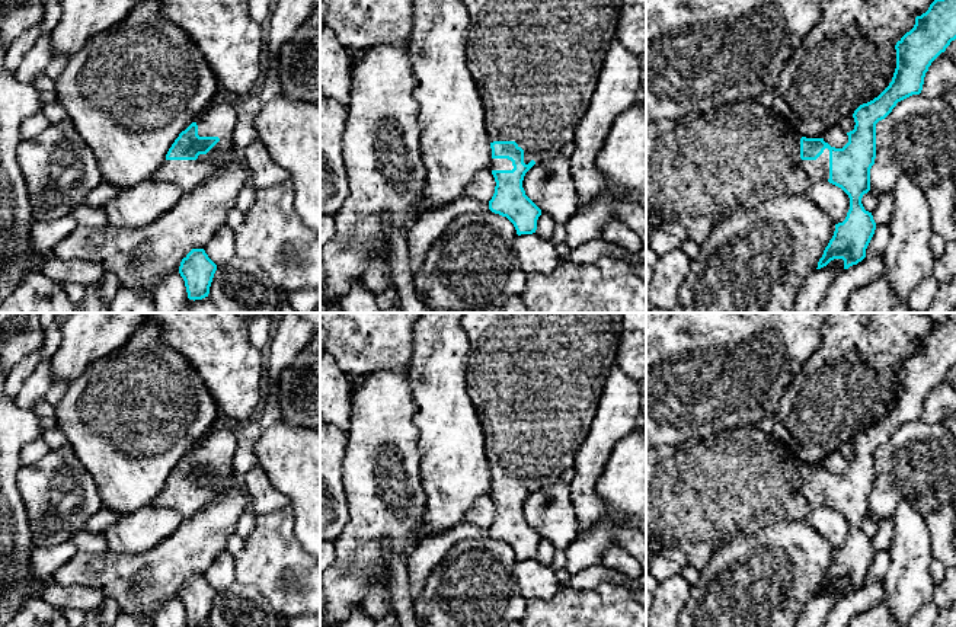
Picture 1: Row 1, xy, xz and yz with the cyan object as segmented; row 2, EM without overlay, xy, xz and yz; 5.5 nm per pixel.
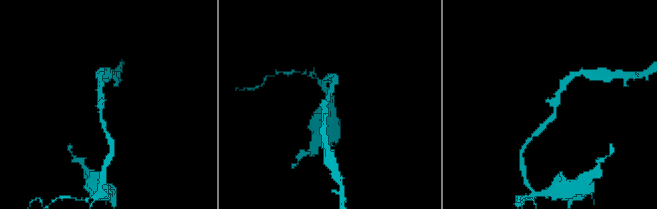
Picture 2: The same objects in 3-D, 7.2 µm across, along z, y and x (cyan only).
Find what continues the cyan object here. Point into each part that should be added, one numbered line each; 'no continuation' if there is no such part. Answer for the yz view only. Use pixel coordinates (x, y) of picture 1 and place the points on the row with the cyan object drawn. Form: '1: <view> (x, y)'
1: yz (702, 169)

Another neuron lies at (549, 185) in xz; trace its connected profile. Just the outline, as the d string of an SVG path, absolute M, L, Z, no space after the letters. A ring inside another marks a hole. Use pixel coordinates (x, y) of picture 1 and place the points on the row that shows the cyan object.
M563 154L534 164L524 176L525 195L554 223L567 224L578 214L579 199L572 164Z

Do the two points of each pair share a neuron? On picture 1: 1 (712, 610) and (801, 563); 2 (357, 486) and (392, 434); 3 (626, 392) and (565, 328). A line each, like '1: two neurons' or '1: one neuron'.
1: one neuron
2: one neuron
3: two neurons

